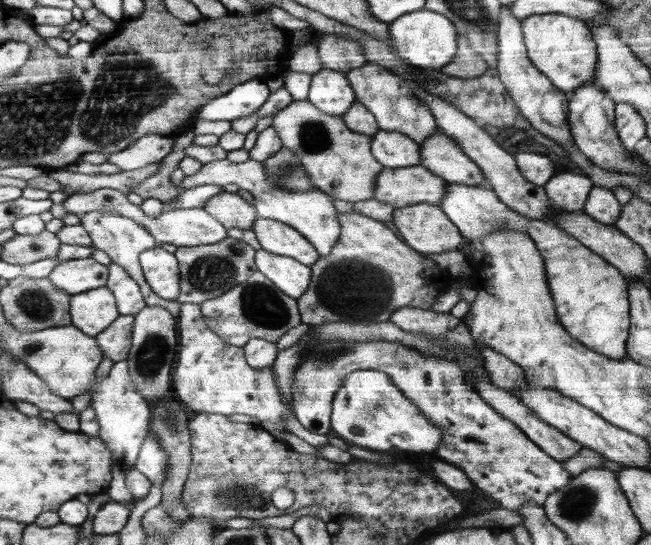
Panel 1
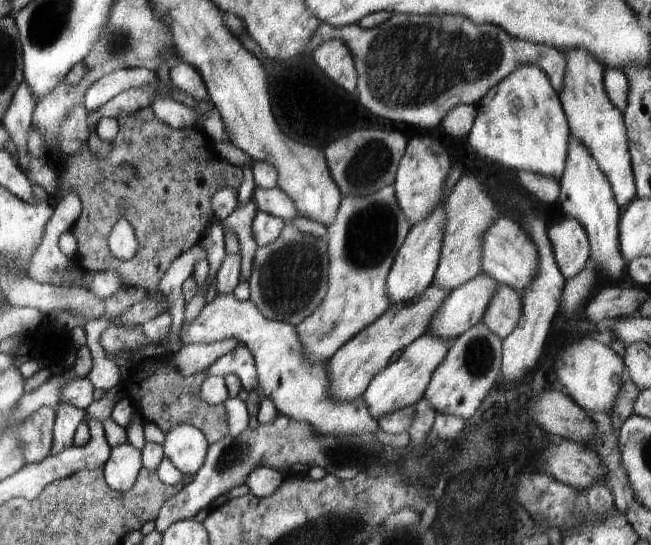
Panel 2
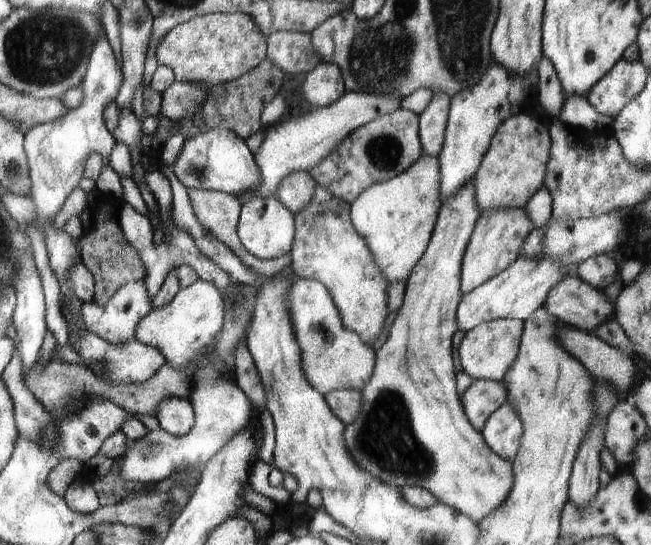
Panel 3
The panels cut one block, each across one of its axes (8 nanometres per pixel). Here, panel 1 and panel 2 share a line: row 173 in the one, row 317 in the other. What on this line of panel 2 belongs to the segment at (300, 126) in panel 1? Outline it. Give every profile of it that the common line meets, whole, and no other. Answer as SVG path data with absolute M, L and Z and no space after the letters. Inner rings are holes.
M384 186L377 193L364 197L346 196L341 198L340 210L336 220L328 226L326 242L329 247L329 286L328 294L316 312L298 325L297 336L305 347L306 360L312 364L330 360L333 354L348 344L350 340L368 328L378 318L384 316L392 304L389 296L389 272L393 268L397 252L408 238L411 225L398 203L396 188Z

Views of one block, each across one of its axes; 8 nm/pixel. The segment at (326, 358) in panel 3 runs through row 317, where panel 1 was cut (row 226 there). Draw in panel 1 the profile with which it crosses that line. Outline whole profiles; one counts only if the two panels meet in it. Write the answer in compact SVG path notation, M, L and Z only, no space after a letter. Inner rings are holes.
M227 158L216 160L203 164L196 174L186 175L180 184L174 185L178 189L186 190L205 184L216 184L227 189L237 186L237 189L248 190L255 198L257 218L270 218L290 225L291 228L302 233L302 236L308 238L322 257L328 257L334 244L337 244L340 239L341 222L338 220L338 212L334 208L334 196L320 190L290 192L286 188L278 188L272 184L263 162L248 159L246 162L235 163Z

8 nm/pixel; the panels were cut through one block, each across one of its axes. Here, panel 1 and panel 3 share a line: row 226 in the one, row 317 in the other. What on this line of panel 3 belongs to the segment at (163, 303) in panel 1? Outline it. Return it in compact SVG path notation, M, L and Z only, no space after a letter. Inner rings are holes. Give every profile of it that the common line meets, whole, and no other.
M142 280L138 282L130 282L122 286L114 294L112 298L106 302L106 304L85 303L82 312L84 312L84 320L86 320L86 326L90 332L98 334L104 340L104 342L113 344L127 344L134 341L134 334L136 334L136 326L138 322L151 313L152 304L150 304L150 297L144 286Z

